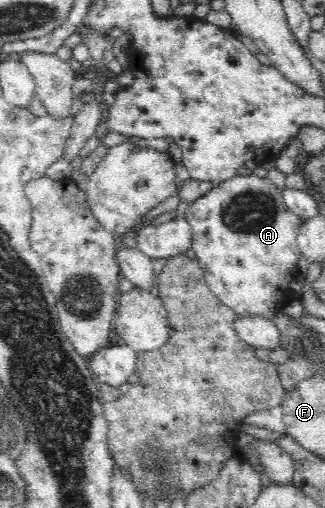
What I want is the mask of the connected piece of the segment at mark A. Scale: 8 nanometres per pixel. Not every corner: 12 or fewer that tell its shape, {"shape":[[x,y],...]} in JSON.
{"shape":[[253,174],[184,216],[211,292],[273,319],[303,278],[303,221]]}

